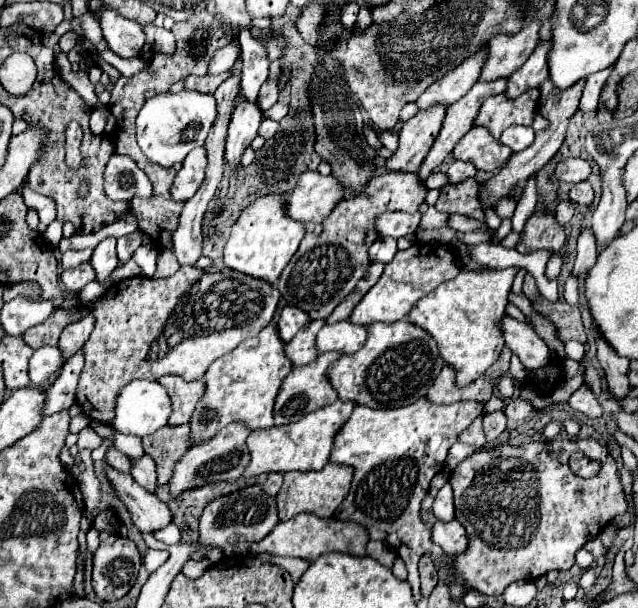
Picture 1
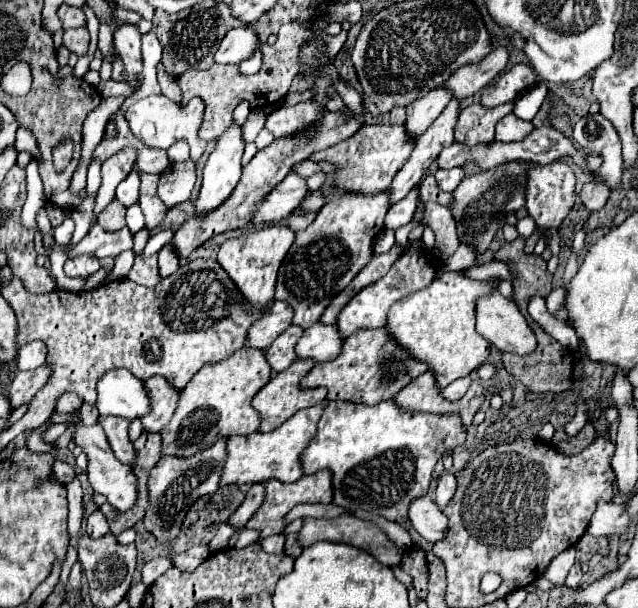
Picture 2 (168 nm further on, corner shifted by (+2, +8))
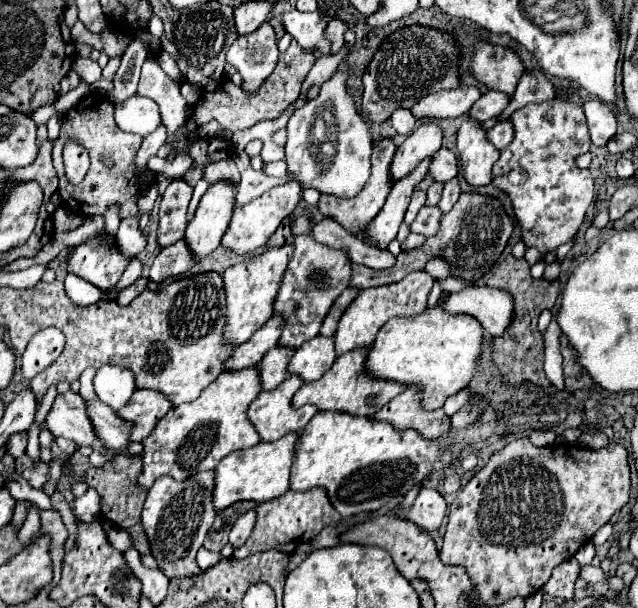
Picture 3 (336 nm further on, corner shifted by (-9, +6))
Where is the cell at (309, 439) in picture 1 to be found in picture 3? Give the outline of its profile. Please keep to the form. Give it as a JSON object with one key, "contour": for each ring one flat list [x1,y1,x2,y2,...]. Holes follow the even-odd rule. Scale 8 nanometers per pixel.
{"contour":[[286,433,278,441,258,443,250,449,240,449,226,455,220,461,220,465,216,465,216,489,214,489,216,511,226,509,228,505,244,499,264,503,284,495,290,489,290,469,292,469,292,461,296,459,298,441,300,441,298,433]]}

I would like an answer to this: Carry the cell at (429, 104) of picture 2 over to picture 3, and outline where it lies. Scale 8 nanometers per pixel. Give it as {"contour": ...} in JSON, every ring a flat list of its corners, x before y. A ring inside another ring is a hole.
{"contour":[[422,121,420,127,398,147,394,161,392,161,392,179,398,181,400,177,408,175,418,161,424,157,432,157,436,149,442,145,442,129,438,123]]}

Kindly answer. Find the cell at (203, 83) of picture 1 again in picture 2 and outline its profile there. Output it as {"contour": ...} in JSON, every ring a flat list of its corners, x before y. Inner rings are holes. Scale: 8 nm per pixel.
{"contour":[[287,23,279,29,277,33,277,41,273,45,261,45,261,55,263,55,263,65,261,69,251,75,251,77,245,77,239,73,239,69,235,65,213,65,211,69,207,71,187,71,183,73,177,81,179,81,179,87,183,91,183,99,181,99,181,105,189,103,189,99,193,97,199,97,203,99,205,103,205,115,203,115,203,123,201,123,201,131,199,131,199,137,205,139,209,143,209,149,213,149,215,145,215,139,231,127,233,123,233,111,235,107,241,103,241,101,249,101,251,109,259,109,259,107,265,107,265,105,273,105,277,101,281,101,287,93,289,93,289,87,293,83,293,79,297,75,309,75,313,73,313,67,301,63,301,47,309,41,323,42,326,45,325,50,325,62,319,63,319,69,324,66,325,63,334,59,337,53,341,50,341,47,347,40,347,31,342,30,335,36,327,35,323,36,321,33,313,33,306,31,299,25,299,23]]}

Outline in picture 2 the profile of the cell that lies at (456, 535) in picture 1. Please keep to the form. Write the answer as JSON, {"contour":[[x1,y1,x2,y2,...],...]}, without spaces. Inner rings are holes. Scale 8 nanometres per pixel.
{"contour":[[429,495,413,499,409,505,409,521,413,529,429,543,437,543,447,533,447,517]]}

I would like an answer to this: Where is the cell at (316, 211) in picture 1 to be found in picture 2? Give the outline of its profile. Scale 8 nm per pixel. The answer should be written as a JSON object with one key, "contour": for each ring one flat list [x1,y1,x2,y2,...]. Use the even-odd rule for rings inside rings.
{"contour":[[289,173,277,187,269,191,261,199,261,203,255,207,251,215,253,225,267,225,267,223,279,223,289,217,291,211,299,207,299,203,307,197,307,181,295,173]]}

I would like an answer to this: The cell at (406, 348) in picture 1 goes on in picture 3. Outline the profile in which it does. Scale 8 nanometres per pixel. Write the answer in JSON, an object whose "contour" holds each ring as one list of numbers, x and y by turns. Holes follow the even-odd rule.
{"contour":[[368,347,352,349,344,355,340,355,336,359,336,363,318,381,304,383,296,391,296,395,292,399,294,407,302,407,304,403,312,403,320,411,344,411,344,413,350,413,350,415,362,415,362,417,368,415,368,417,372,417,380,407,384,407,390,399,394,399,406,387,396,383,396,381,388,381,388,379,368,375,366,357,368,357]]}

